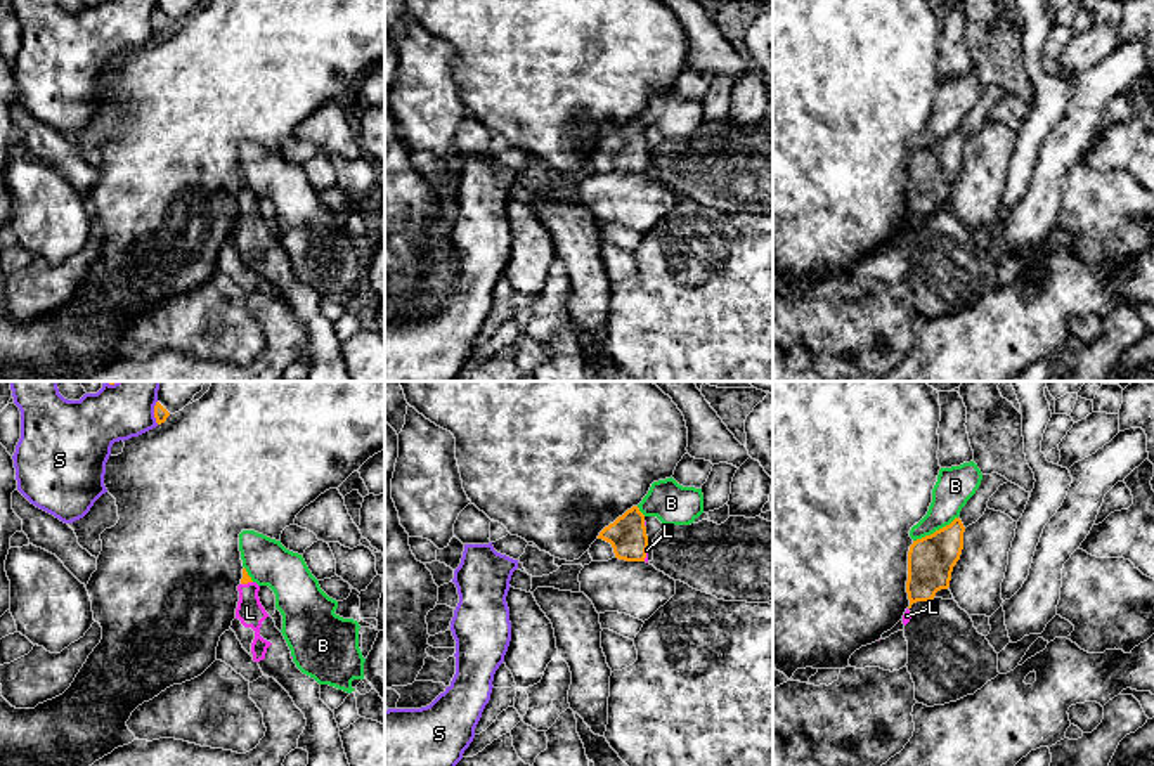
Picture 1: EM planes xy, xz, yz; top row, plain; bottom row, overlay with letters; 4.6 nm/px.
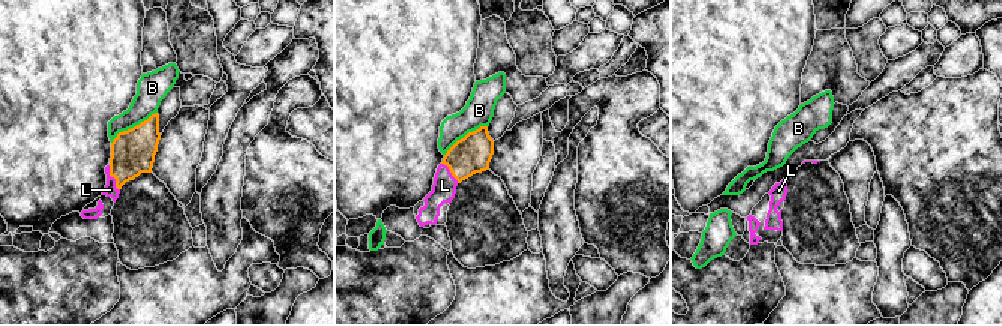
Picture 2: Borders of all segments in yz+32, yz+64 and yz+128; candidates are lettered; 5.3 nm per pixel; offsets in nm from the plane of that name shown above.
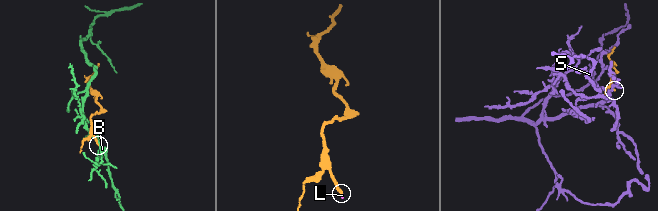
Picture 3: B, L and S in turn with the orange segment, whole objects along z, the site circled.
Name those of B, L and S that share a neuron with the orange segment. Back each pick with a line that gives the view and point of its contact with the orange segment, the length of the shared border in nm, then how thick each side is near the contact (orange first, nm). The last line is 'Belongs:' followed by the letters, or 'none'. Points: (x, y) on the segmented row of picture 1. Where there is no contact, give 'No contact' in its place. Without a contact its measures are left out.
L: Touches orange at xz (645, 555). Shared border 70 nm. Thickness 180 nm (orange) against 20 nm
Belongs: L

